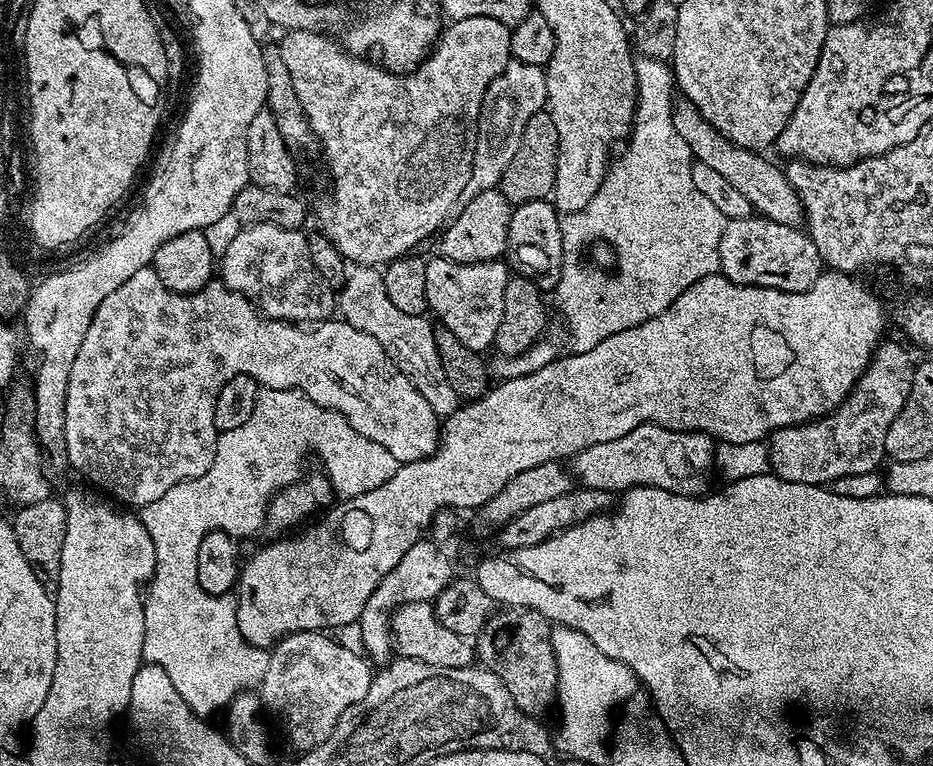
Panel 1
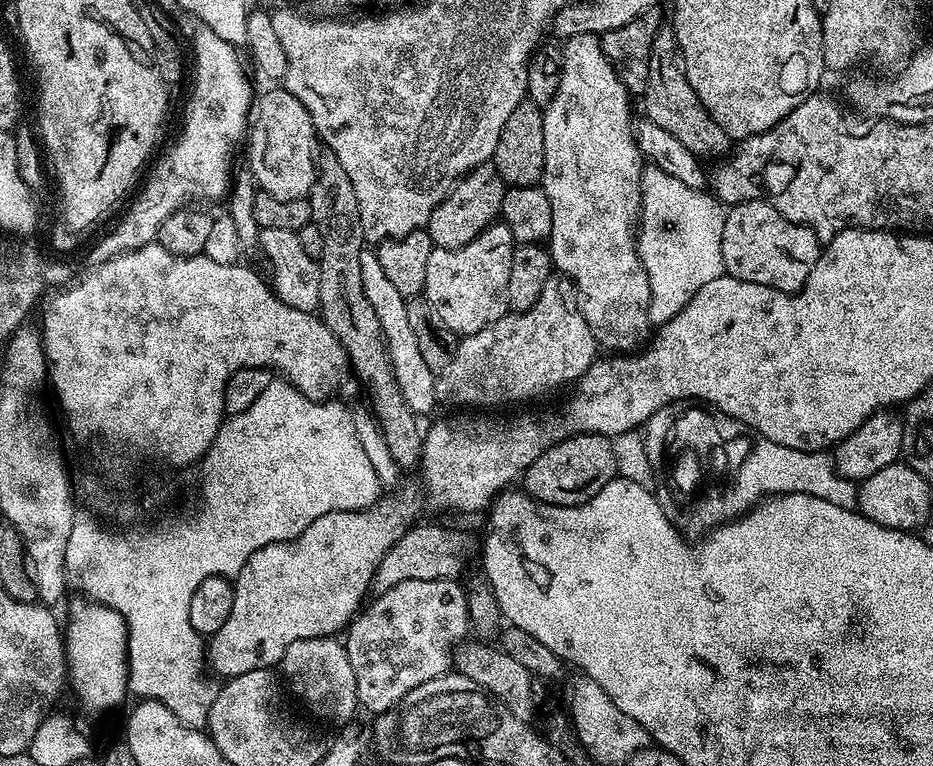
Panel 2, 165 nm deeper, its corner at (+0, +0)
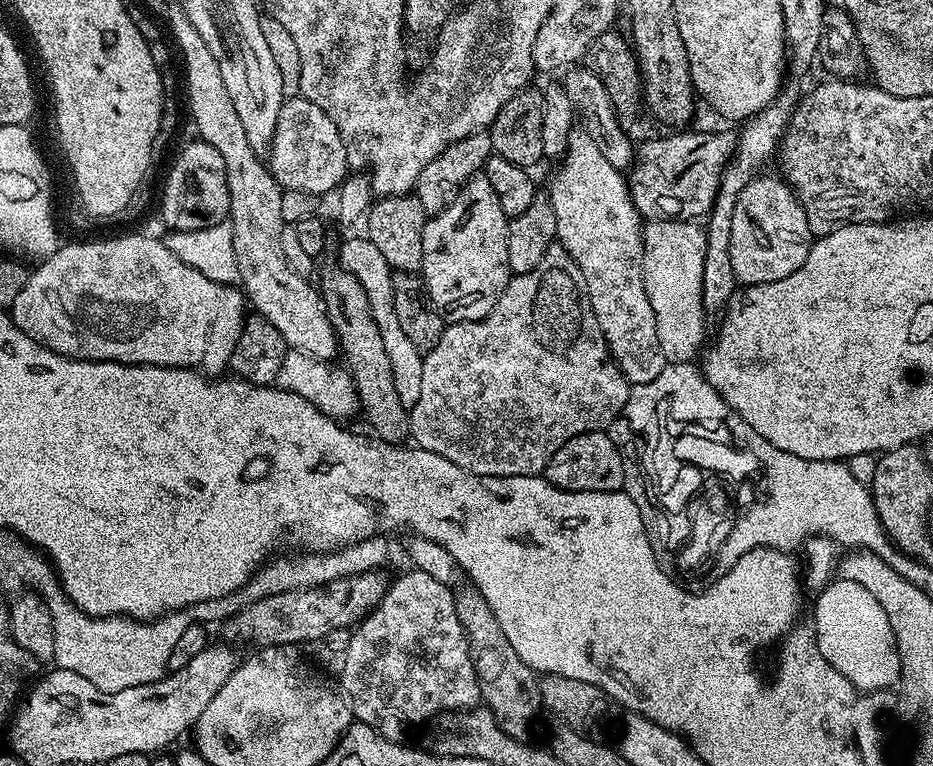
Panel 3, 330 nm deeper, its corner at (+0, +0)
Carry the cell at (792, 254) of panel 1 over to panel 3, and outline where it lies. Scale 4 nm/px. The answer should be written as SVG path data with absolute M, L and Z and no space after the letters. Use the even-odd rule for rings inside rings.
M757 175L755 180L738 194L738 202L734 206L734 219L730 230L730 266L734 266L734 274L741 285L761 284L762 282L778 282L778 278L790 278L794 270L806 262L806 254L810 254L814 243L810 217L800 204L800 199L789 186L788 181L776 176Z

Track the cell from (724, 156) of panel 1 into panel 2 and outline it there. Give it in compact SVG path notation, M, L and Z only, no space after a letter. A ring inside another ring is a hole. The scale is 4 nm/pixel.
M670 26L660 27L653 36L649 52L649 78L642 101L644 101L643 115L658 126L662 126L666 134L674 134L674 138L678 138L682 146L686 146L697 156L720 158L729 151L728 136L722 130L722 126L718 126L718 122L710 118L706 106L702 106L698 94L694 94L694 86L690 86L690 78L686 78L684 59L680 53L676 31Z

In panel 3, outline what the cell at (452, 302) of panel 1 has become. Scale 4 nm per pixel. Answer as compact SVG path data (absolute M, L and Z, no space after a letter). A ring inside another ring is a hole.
M477 174L457 190L446 207L429 215L422 230L420 272L427 299L445 321L484 320L502 298L513 273L508 269L506 234L509 217L498 203L490 178Z

